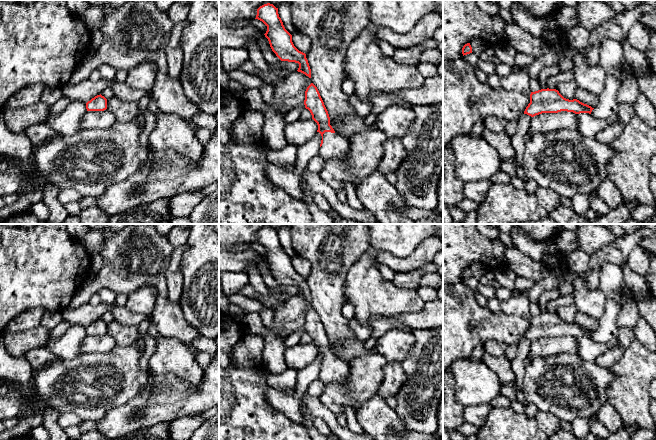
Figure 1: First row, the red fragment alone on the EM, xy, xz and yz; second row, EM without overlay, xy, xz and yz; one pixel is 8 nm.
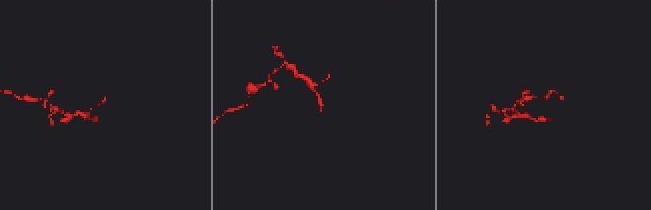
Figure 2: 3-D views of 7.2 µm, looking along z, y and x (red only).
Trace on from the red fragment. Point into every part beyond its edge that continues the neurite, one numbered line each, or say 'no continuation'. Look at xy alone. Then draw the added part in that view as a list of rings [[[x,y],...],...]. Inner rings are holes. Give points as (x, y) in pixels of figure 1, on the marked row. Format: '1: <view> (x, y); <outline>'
no continuation

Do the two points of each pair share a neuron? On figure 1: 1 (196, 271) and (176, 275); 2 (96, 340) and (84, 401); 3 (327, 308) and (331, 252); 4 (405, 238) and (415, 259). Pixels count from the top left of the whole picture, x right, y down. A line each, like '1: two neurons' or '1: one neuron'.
1: two neurons
2: two neurons
3: one neuron
4: two neurons

